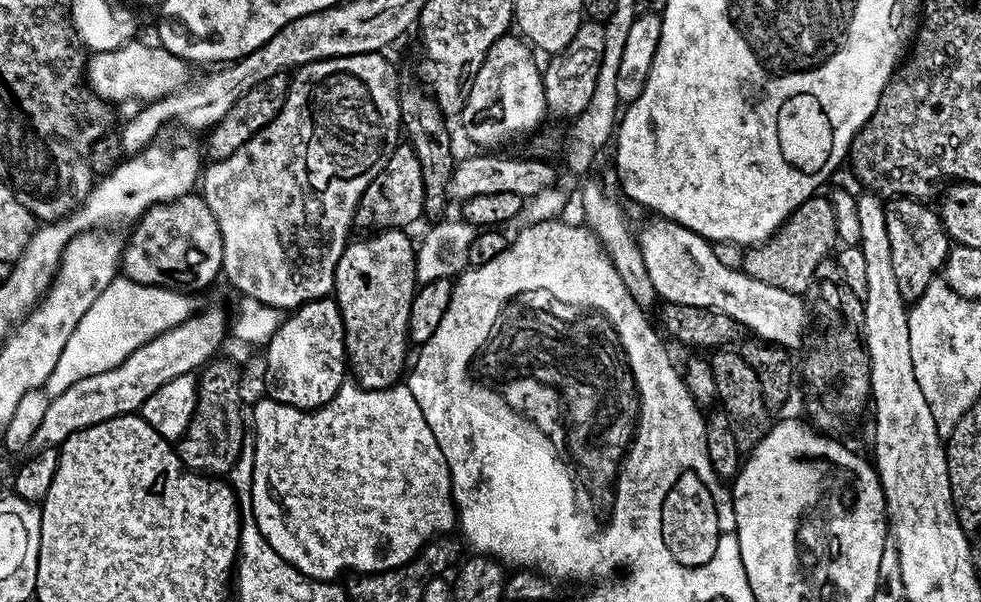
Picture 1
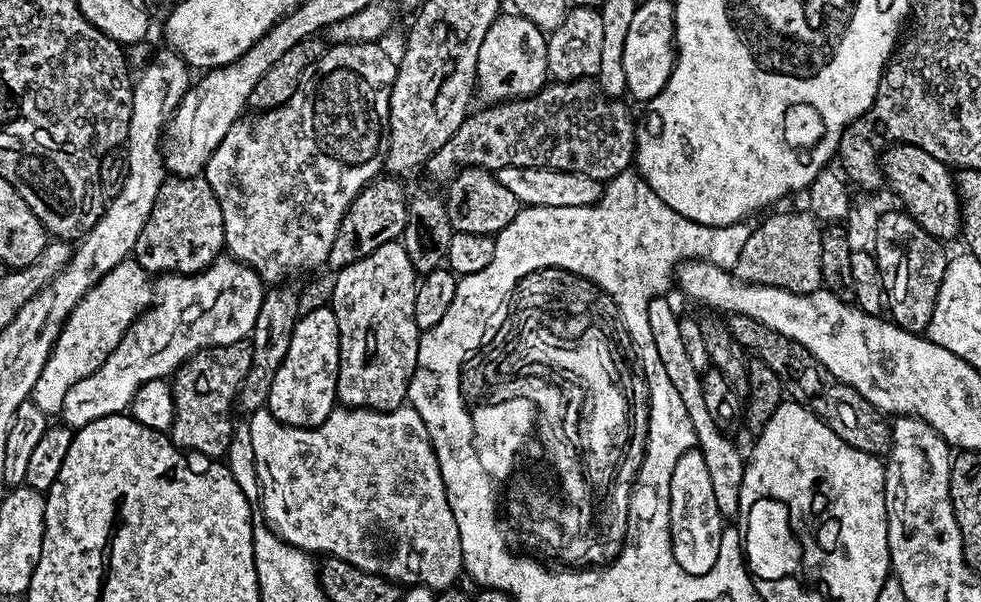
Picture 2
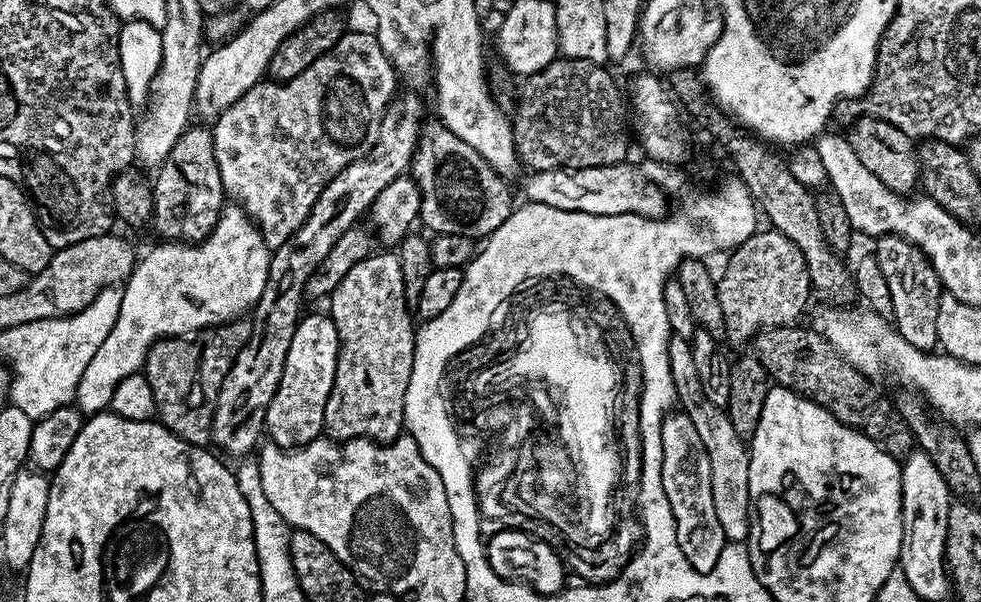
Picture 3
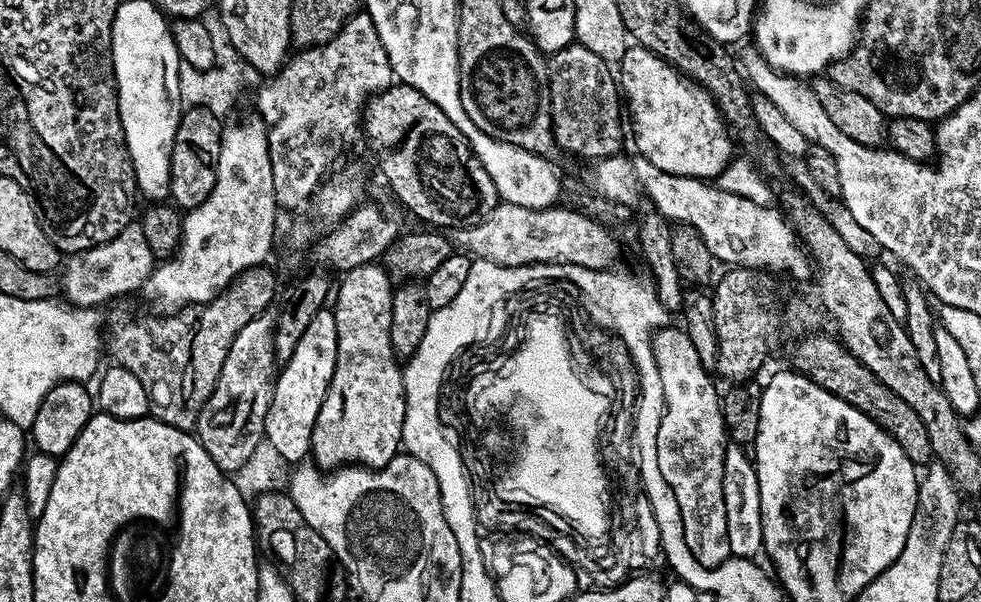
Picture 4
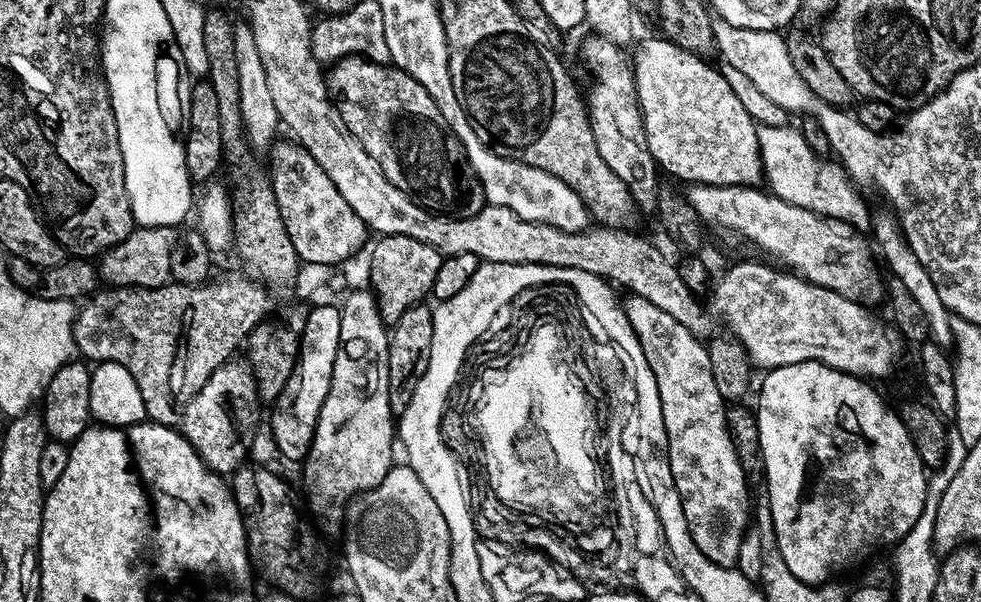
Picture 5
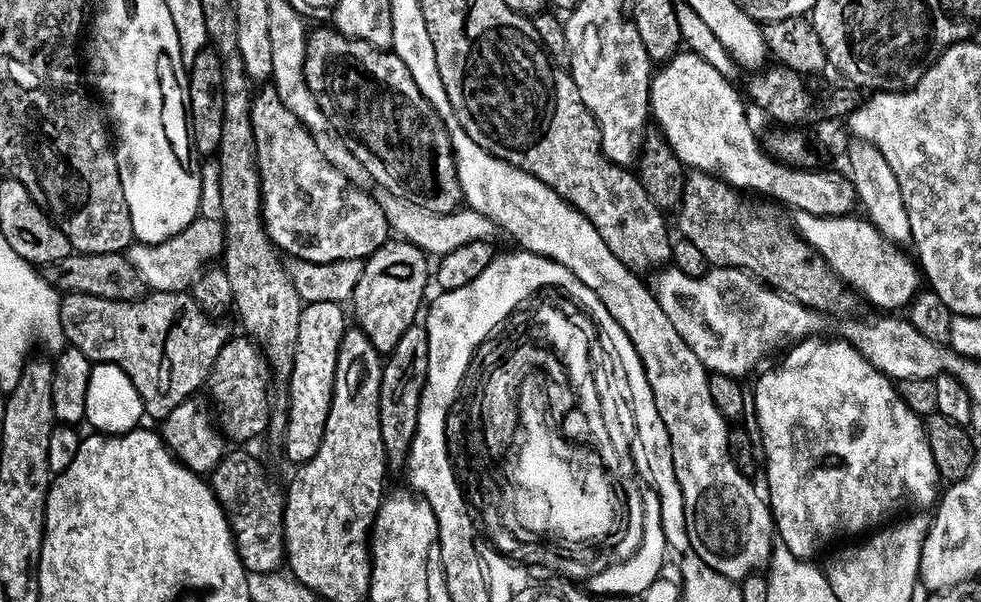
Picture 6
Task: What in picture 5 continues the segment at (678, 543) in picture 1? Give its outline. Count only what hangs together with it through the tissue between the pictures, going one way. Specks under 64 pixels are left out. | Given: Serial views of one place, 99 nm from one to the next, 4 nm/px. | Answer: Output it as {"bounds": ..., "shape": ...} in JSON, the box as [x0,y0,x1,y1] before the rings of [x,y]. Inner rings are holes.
{"bounds":[622,294,750,568],"shape":[[[631,294],[625,297],[622,300],[624,313],[642,346],[642,354],[652,371],[652,381],[658,386],[658,398],[662,402],[662,418],[668,439],[670,476],[680,495],[682,510],[690,514],[690,534],[694,542],[700,545],[700,552],[706,554],[710,562],[723,568],[733,567],[739,558],[741,539],[750,524],[750,486],[748,490],[749,481],[734,454],[734,446],[726,430],[726,401],[718,394],[718,386],[714,386],[714,374],[710,374],[710,358],[705,341],[690,334],[690,330],[686,330],[682,322],[674,322],[670,314],[658,310],[654,302],[646,302],[646,298]]]}

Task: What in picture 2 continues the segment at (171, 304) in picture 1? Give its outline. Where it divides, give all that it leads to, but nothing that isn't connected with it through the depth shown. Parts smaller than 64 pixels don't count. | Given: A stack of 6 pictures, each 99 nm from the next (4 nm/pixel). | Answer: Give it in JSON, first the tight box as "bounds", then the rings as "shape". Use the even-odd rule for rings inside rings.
{"bounds":[30,258,153,418],"shape":[[[135,258],[118,262],[114,270],[106,273],[80,299],[78,306],[74,306],[74,310],[60,328],[46,366],[38,382],[34,382],[30,398],[36,403],[38,410],[42,410],[49,418],[55,417],[55,412],[56,415],[63,413],[66,390],[70,390],[74,382],[86,378],[94,370],[98,370],[102,362],[106,362],[118,342],[122,342],[126,330],[149,308],[153,295],[153,281]]]}

